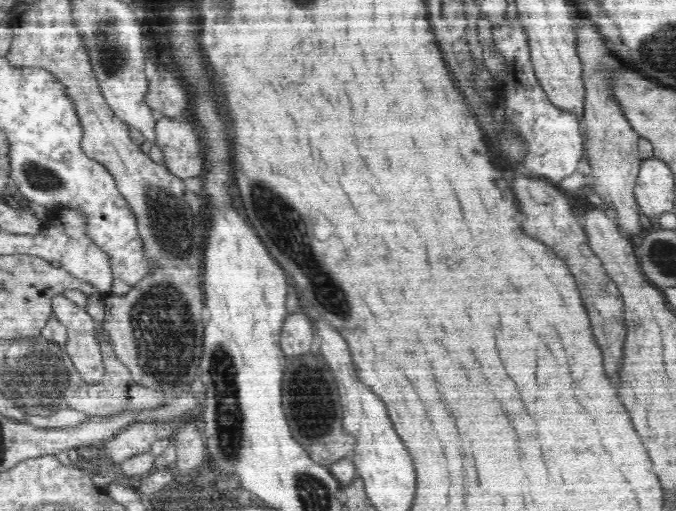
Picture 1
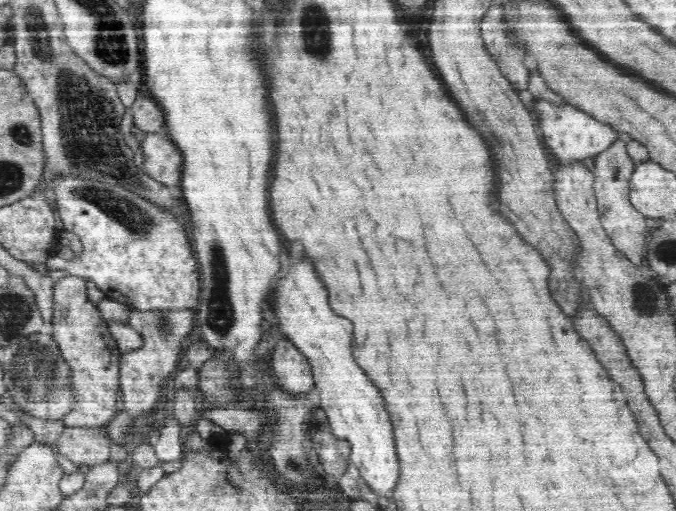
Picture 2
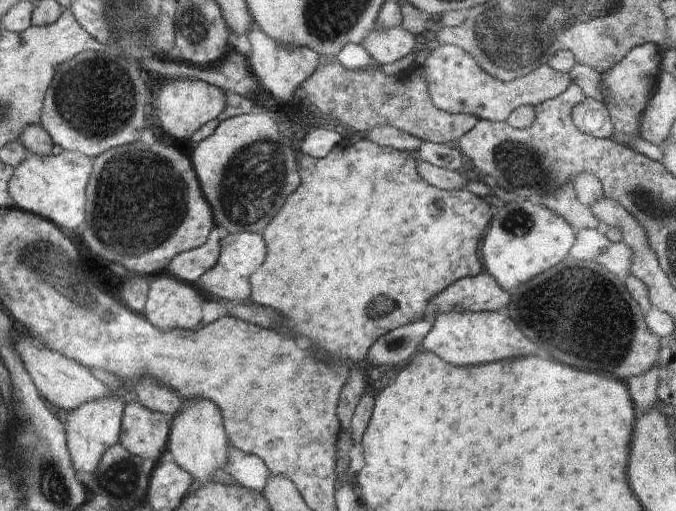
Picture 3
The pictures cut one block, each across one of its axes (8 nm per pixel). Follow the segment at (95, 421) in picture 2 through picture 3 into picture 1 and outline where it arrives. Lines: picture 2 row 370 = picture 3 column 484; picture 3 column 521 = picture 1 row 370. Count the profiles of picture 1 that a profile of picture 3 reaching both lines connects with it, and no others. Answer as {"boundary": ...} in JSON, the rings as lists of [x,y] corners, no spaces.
{"boundary":[[[63,294],[54,296],[51,300],[54,315],[67,330],[67,341],[64,349],[74,363],[76,370],[88,384],[102,383],[106,374],[100,345],[96,340],[96,328],[99,324],[92,316]]]}

